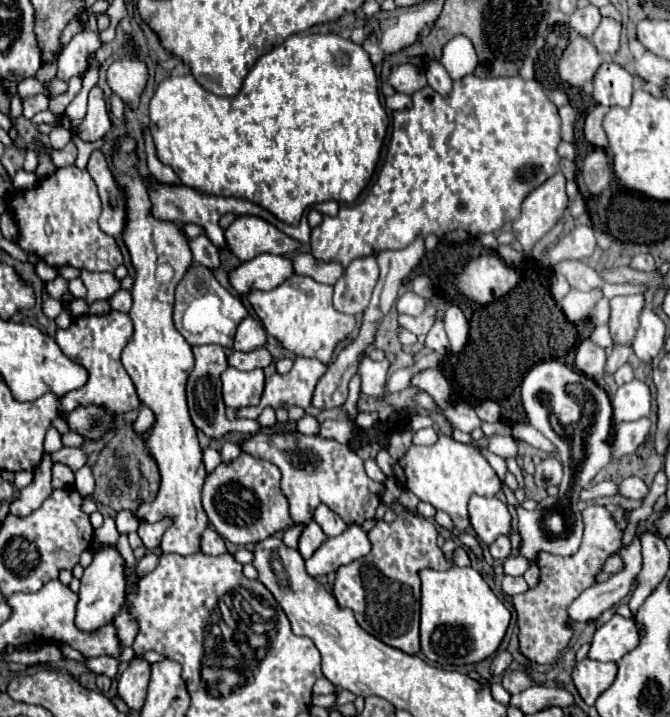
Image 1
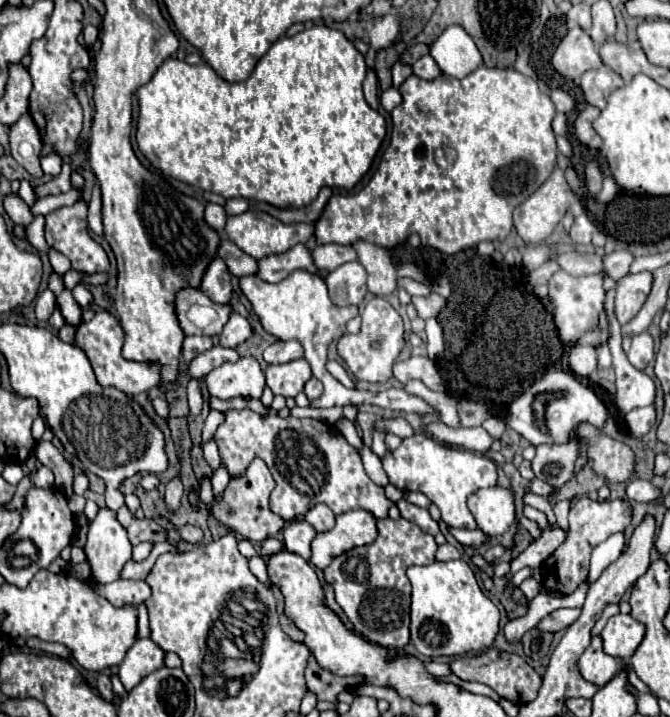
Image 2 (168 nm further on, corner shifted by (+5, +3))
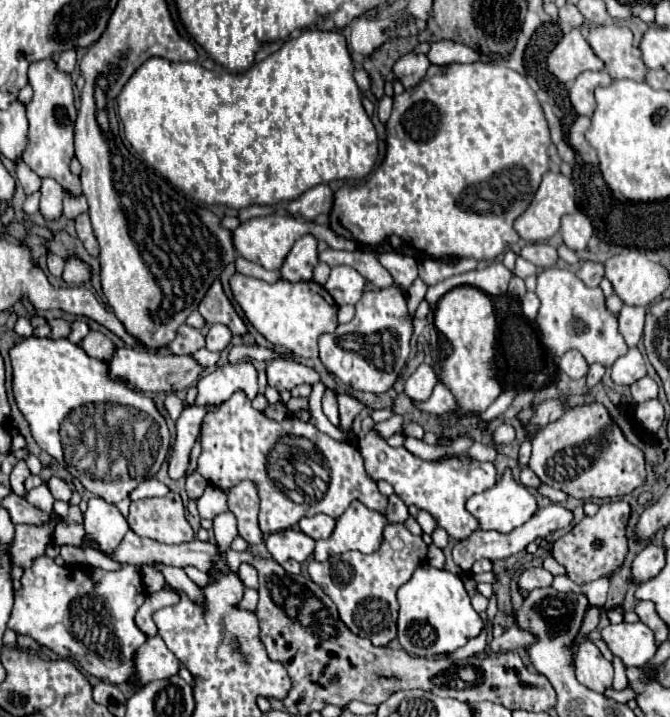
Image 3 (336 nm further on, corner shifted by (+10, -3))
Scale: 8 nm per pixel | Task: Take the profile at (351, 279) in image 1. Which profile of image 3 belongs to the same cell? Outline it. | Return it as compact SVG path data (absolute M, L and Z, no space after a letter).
M338 265L338 267L332 267L332 273L324 287L338 305L356 305L364 293L366 279L356 269Z

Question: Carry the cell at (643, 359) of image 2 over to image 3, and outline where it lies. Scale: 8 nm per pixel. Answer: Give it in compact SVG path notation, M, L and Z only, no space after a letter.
M630 347L626 355L618 357L612 365L612 381L620 385L632 385L634 381L646 377L644 357L638 347Z

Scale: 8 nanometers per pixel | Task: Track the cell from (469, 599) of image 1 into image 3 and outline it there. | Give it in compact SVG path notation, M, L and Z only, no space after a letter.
M420 565L410 581L398 589L398 603L398 641L406 653L416 657L454 653L484 629L484 621L474 611L462 579L446 569Z

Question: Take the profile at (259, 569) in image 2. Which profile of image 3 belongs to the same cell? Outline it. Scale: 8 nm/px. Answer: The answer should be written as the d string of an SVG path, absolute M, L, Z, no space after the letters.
M246 589L244 599L240 601L240 607L242 609L248 609L248 611L254 611L256 609L256 603L258 603L258 591L256 589Z

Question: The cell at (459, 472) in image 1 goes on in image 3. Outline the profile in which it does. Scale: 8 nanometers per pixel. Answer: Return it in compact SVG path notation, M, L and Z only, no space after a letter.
M370 431L360 443L358 449L364 457L368 475L376 479L384 479L394 487L394 493L406 503L416 505L418 509L426 509L442 529L454 539L466 539L472 531L478 529L478 521L464 509L464 503L474 493L482 493L496 483L494 463L478 463L470 459L440 459L440 461L424 461L412 455L404 447L390 447L382 437Z

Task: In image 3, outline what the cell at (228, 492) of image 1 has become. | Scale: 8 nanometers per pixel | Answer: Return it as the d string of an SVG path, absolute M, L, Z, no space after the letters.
M250 479L238 483L228 491L228 509L238 519L238 533L250 545L264 541L264 535L258 527L258 487Z

